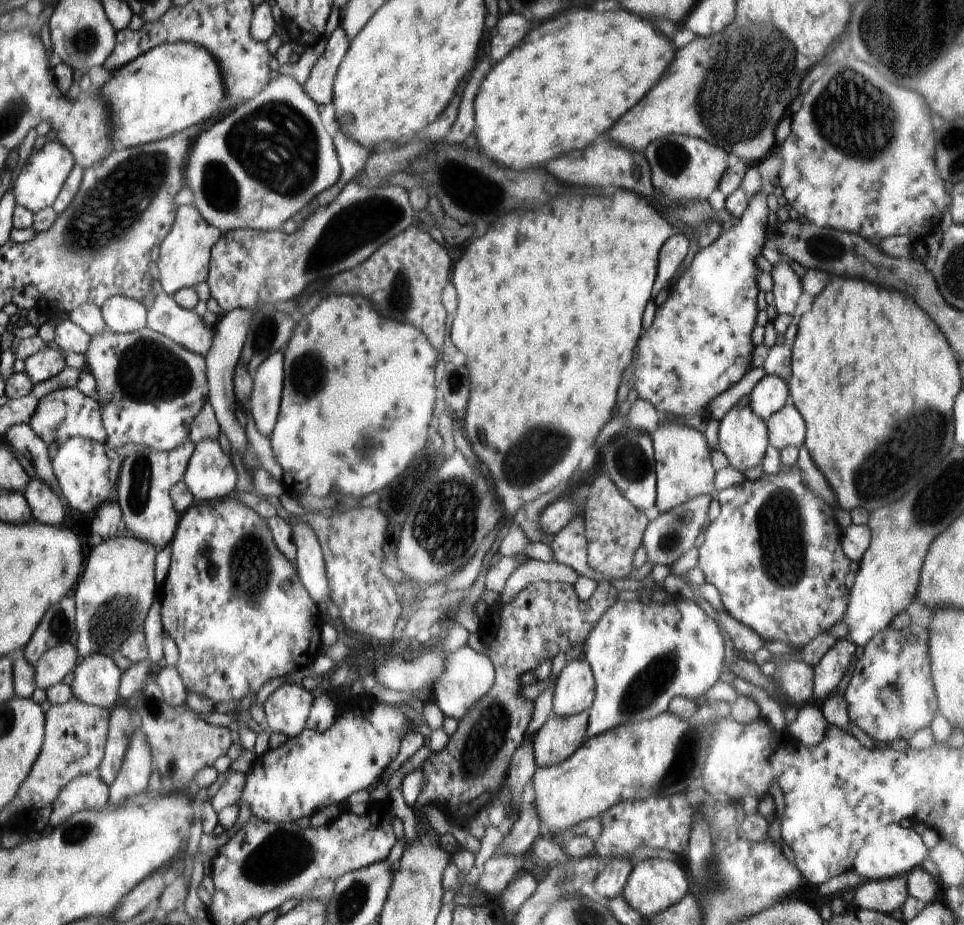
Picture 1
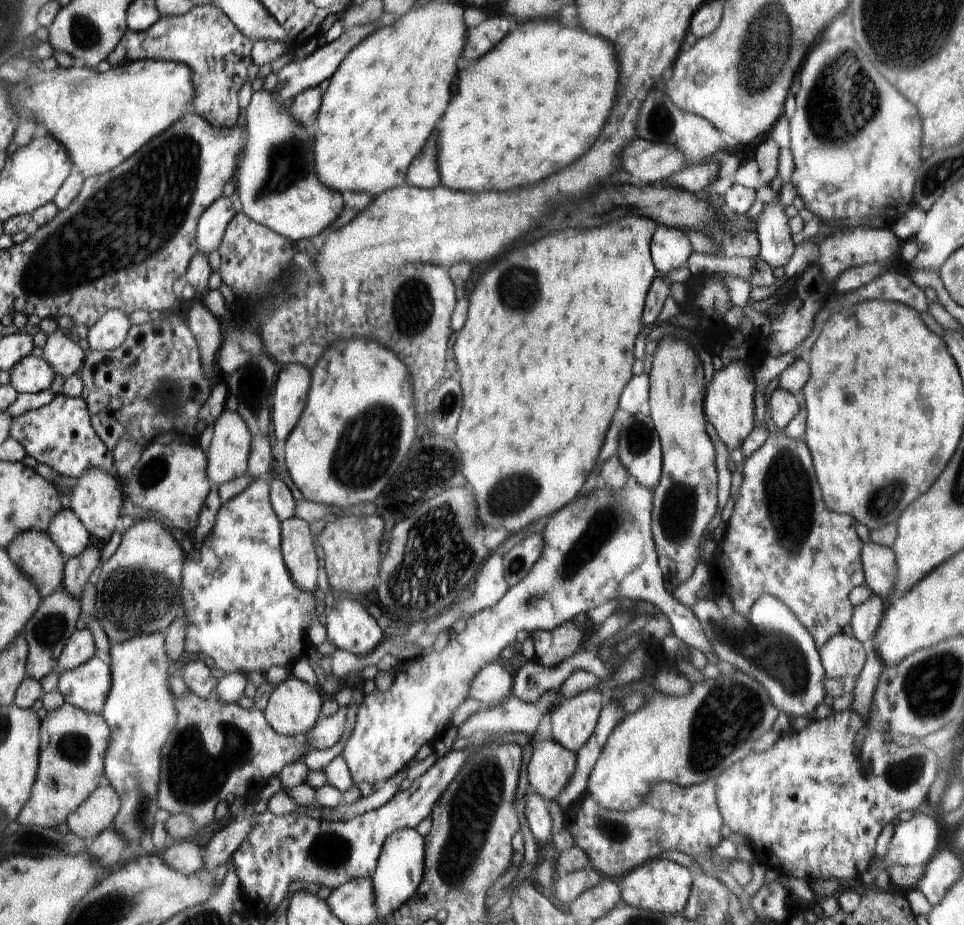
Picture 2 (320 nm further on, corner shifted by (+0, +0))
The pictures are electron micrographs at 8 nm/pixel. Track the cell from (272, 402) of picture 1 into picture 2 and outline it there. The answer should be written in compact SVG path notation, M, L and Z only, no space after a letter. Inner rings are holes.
M300 363L282 365L278 370L273 394L272 439L288 439L306 409L310 390L310 372Z

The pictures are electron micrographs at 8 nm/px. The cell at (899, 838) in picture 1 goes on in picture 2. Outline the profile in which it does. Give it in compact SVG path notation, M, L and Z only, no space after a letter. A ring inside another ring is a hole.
M918 814L908 821L897 821L889 850L882 866L918 865L924 867L936 852L938 846L938 824L928 814Z

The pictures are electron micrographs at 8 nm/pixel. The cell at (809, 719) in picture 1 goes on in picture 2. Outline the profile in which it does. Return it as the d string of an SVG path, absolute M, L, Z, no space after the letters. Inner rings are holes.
M763 594L756 599L747 617L736 611L729 617L724 617L716 605L716 598L698 599L690 606L690 610L701 622L704 634L714 652L715 660L724 660L724 662L732 664L738 671L756 679L767 690L772 704L779 712L785 712L788 717L799 723L809 721L814 709L824 700L826 695L824 679L827 676L812 635L798 620L796 613L792 612L791 608L772 595Z

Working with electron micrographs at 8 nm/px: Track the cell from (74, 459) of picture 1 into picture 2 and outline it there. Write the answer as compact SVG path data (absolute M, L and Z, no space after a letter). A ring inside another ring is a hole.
M91 469L86 475L77 477L78 484L74 489L71 489L70 502L72 502L72 512L80 519L87 531L92 536L96 536L98 540L102 540L102 542L110 540L110 536L112 536L114 528L116 528L116 522L120 518L120 510L122 510L122 488L112 478L112 475L114 474Z

